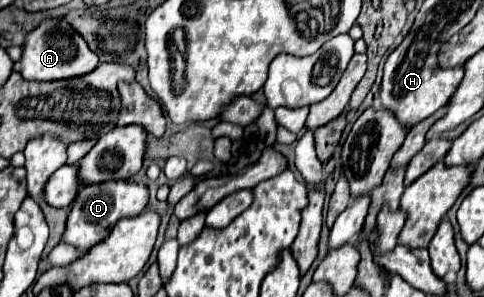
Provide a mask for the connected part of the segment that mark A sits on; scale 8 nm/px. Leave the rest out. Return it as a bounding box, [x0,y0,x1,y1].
[21,20,99,82]

